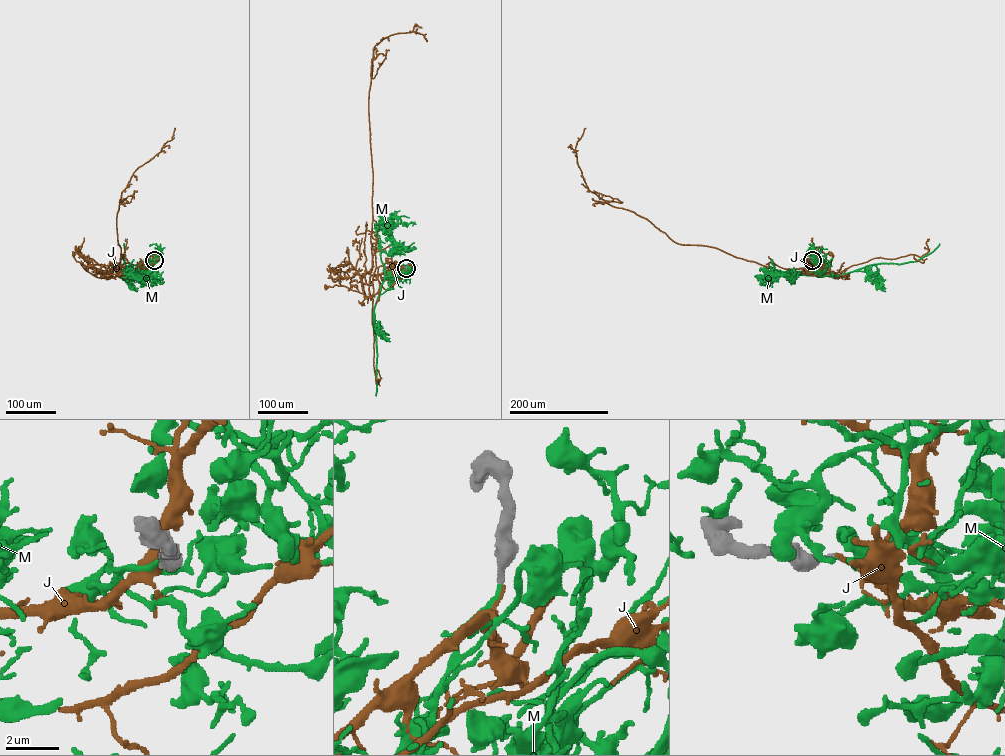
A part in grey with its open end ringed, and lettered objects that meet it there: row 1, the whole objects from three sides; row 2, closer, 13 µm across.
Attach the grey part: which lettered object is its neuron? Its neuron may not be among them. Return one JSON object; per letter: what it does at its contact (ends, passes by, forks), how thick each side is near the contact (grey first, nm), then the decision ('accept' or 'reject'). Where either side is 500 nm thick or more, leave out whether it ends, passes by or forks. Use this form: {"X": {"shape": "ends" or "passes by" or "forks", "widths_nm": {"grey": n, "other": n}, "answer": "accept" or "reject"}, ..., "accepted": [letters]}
{"J": {"shape": "ends", "widths_nm": {"grey": 320, "other": 110}, "answer": "reject"}, "M": {"shape": "ends", "widths_nm": {"grey": 320, "other": 170}, "answer": "accept"}, "accepted": ["M"]}

